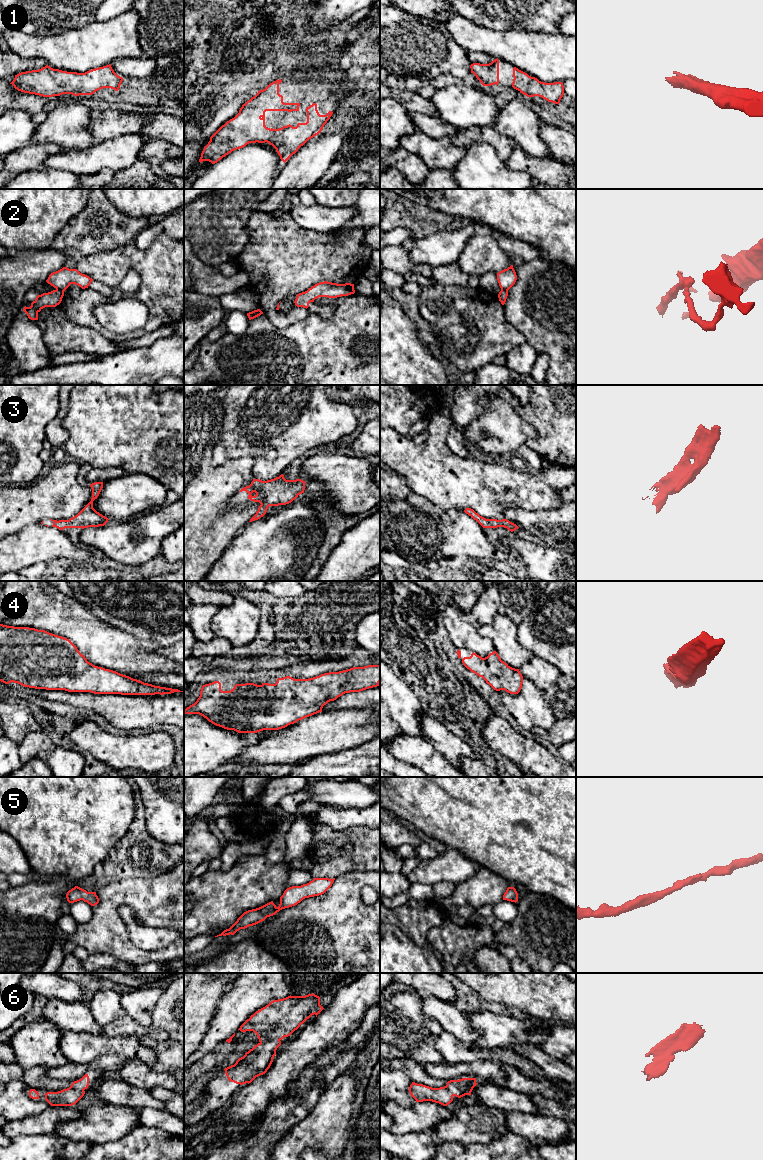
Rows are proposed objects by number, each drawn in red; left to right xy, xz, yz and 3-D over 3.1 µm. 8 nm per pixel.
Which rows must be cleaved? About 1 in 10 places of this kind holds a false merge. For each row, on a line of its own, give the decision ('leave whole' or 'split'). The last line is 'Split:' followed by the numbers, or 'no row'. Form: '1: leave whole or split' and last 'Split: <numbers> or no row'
1: leave whole
2: split
3: leave whole
4: leave whole
5: leave whole
6: leave whole
Split: 2

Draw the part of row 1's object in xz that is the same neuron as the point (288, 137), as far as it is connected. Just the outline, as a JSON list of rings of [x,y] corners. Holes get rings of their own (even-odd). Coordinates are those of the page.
[[[281,79],[270,83],[265,89],[248,100],[239,110],[239,113],[224,125],[222,125],[211,137],[208,144],[204,147],[199,162],[209,161],[212,164],[217,163],[223,157],[234,150],[245,147],[249,143],[269,143],[275,149],[280,159],[285,163],[303,146],[309,139],[318,135],[324,125],[332,116],[333,112],[329,111],[326,115],[320,115],[317,110],[317,104],[313,103],[306,108],[307,122],[298,123],[296,127],[292,125],[283,126],[279,129],[267,128],[265,126],[266,111],[299,111],[300,103],[284,103],[283,96],[279,94],[279,84]]]

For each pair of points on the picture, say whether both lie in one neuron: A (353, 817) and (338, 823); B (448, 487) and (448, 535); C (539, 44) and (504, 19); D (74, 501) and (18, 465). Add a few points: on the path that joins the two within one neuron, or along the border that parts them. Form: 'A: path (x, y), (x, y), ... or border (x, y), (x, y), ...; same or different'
A: path (349, 818), (342, 819); same
B: border (428, 499), (447, 511), (463, 511); different
C: border (494, 29), (541, 32); different
D: border (37, 478), (31, 483), (14, 484); different

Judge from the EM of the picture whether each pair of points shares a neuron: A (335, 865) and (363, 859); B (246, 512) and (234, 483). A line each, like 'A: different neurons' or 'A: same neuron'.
A: same neuron
B: same neuron

